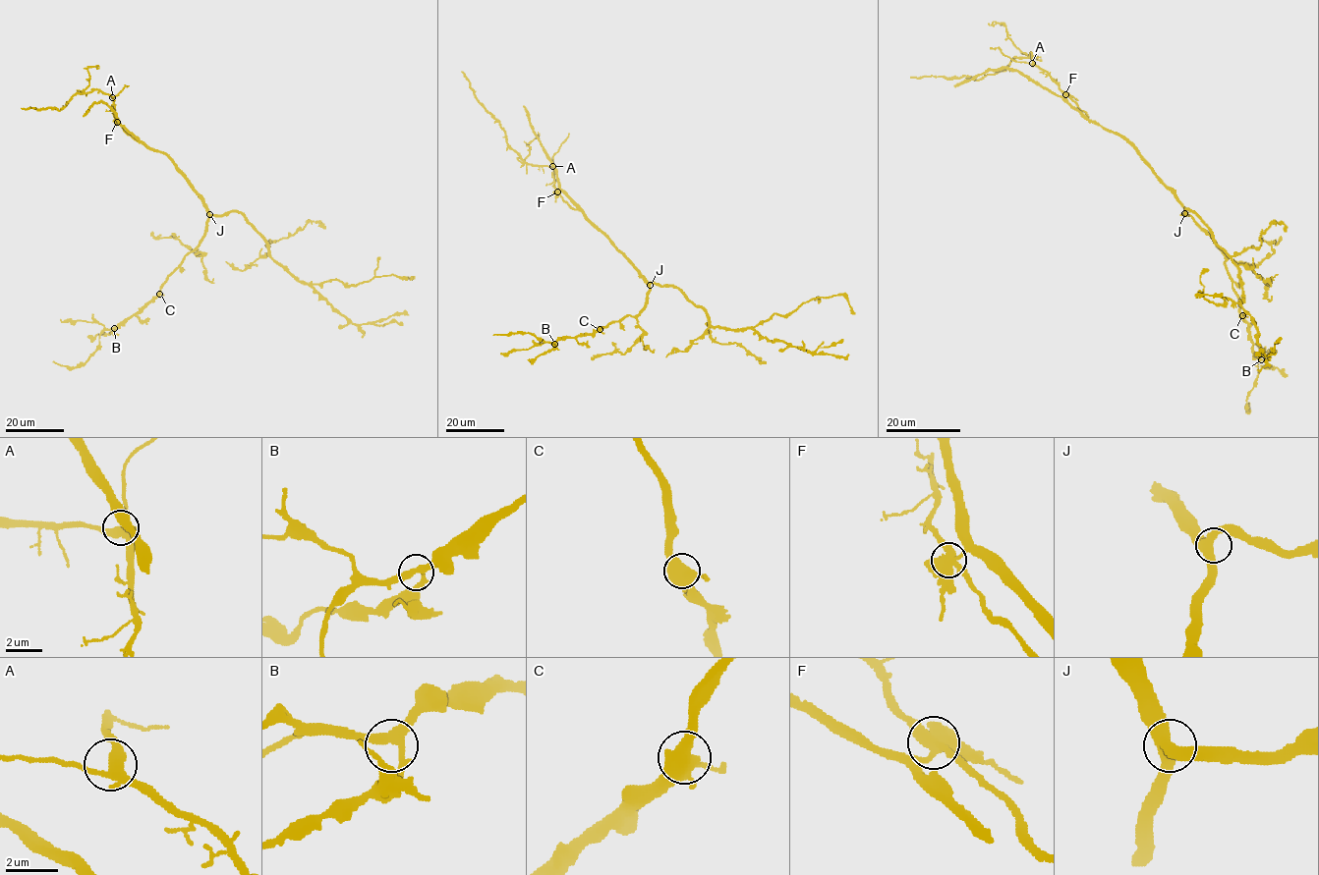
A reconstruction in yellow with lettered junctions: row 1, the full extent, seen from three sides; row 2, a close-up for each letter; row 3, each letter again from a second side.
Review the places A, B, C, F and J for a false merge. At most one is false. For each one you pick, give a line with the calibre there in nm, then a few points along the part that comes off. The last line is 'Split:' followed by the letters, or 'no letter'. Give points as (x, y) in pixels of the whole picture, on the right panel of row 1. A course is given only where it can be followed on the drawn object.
F: 550 nm thick; foreign part runs (1064, 94), (1037, 67), (1032, 53), (1015, 57), (1003, 70), (981, 80), (910, 77)
Split: F

